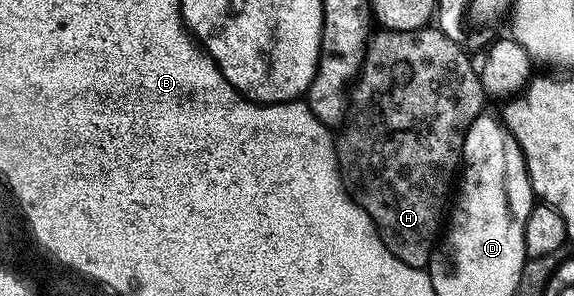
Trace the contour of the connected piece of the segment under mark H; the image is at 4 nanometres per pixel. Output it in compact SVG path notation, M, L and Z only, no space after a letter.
M430 24L423 26L421 30L379 29L366 44L366 54L362 57L362 67L358 69L358 77L354 79L352 89L348 95L346 116L336 134L336 153L338 155L338 172L341 185L345 186L346 193L358 203L362 211L374 222L374 229L377 230L378 235L384 240L384 244L388 249L409 266L426 268L430 265L430 256L436 249L440 231L444 226L444 215L448 210L448 199L452 194L452 183L460 170L464 136L472 122L483 114L485 106L482 105L488 101L488 95L482 88L479 71L476 69L475 64L473 66L470 63L470 58L466 55L464 46L461 41L450 39L442 30Z

